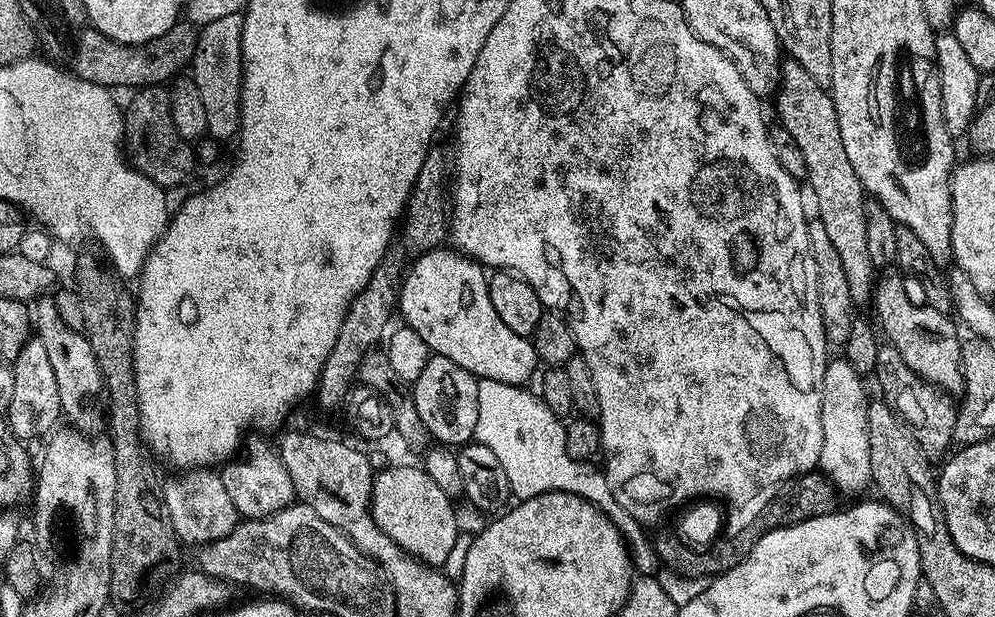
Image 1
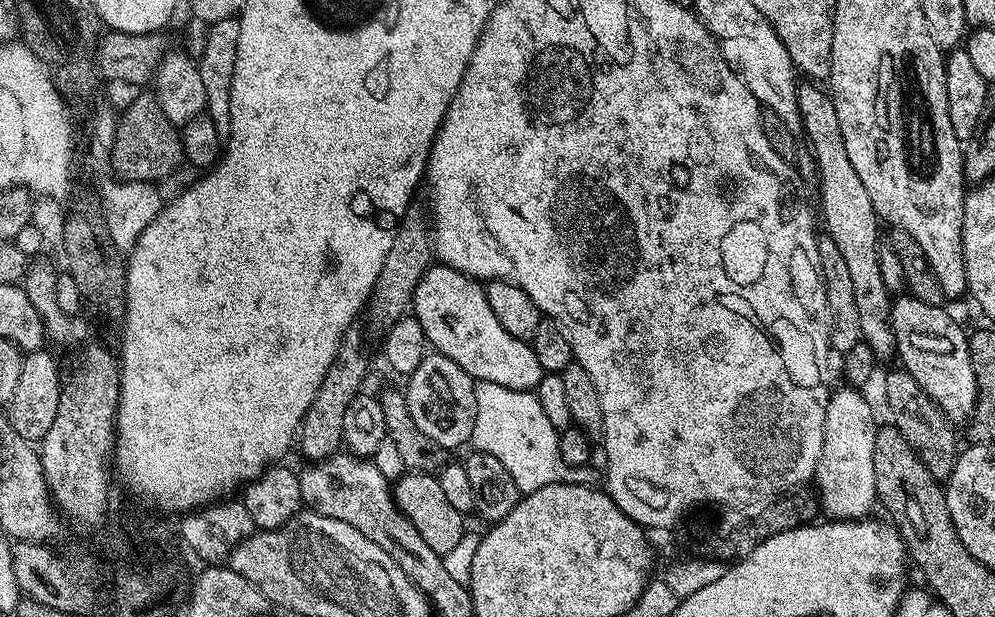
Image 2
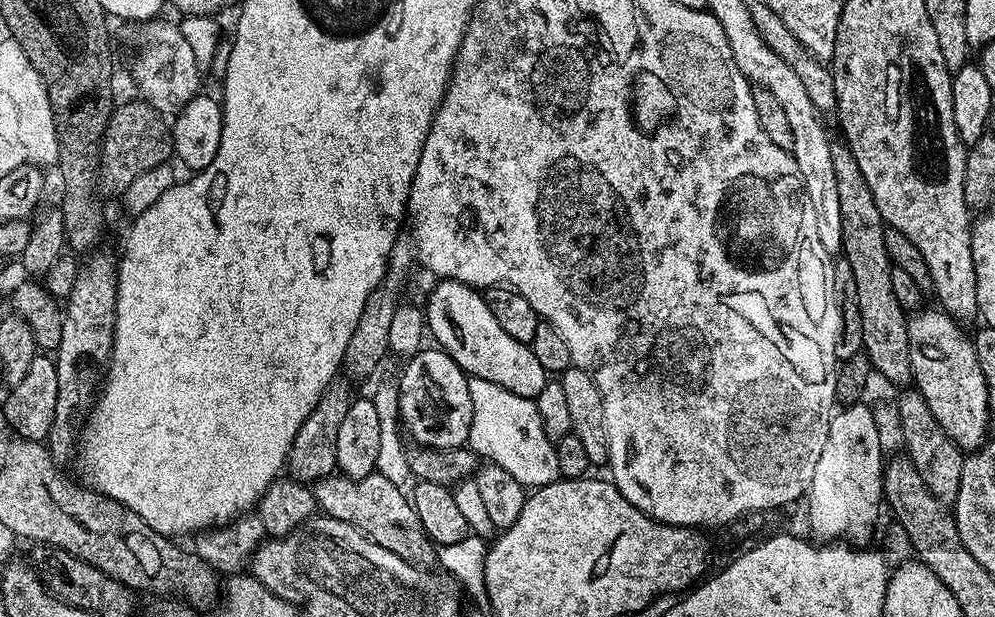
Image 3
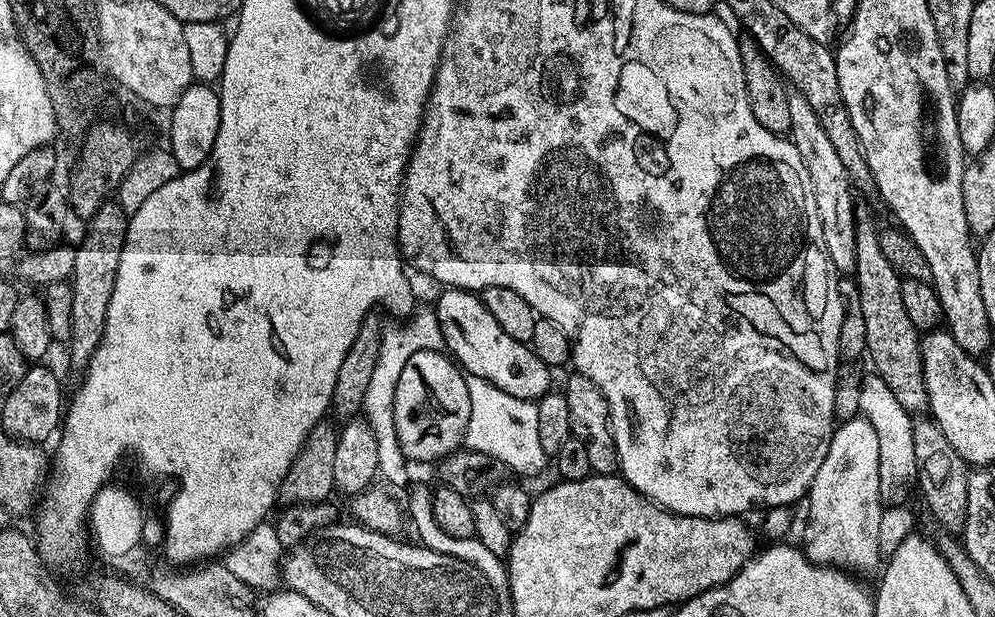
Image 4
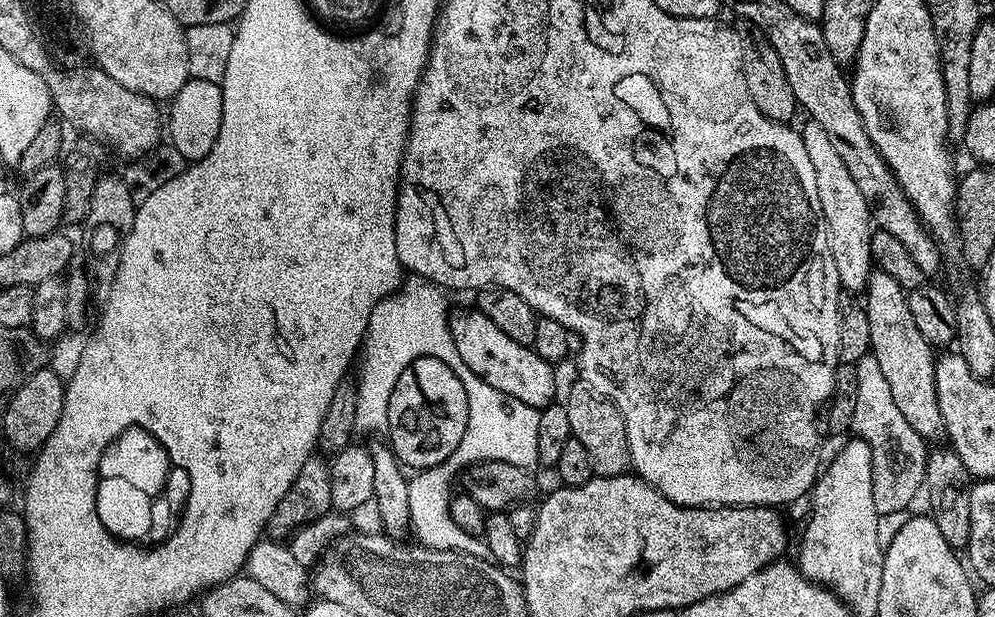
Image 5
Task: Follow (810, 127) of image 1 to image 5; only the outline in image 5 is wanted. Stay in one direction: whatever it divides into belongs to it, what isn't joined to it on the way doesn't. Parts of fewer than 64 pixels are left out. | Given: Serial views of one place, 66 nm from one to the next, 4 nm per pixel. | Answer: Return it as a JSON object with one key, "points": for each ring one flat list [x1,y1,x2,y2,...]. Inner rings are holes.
{"points":[[873,270,863,290,862,303,866,318,870,318,870,353,878,360,879,369,890,386,891,397,899,413,910,422,925,442,944,436,942,410,938,410,936,389,937,353,918,332,910,314,906,290,890,278,890,274]]}

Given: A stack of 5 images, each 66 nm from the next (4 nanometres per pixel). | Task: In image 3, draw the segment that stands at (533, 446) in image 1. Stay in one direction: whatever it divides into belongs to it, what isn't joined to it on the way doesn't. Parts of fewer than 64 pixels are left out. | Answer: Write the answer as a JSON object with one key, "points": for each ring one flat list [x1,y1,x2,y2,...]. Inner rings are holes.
{"points":[[477,376,471,377,468,385,472,403,472,421,467,447,485,461,500,464,518,482,533,489,546,486,557,479,560,471,556,446,554,441,546,438,546,430,542,430,542,418,538,414,535,399,510,394,510,390,494,382,486,382]]}

